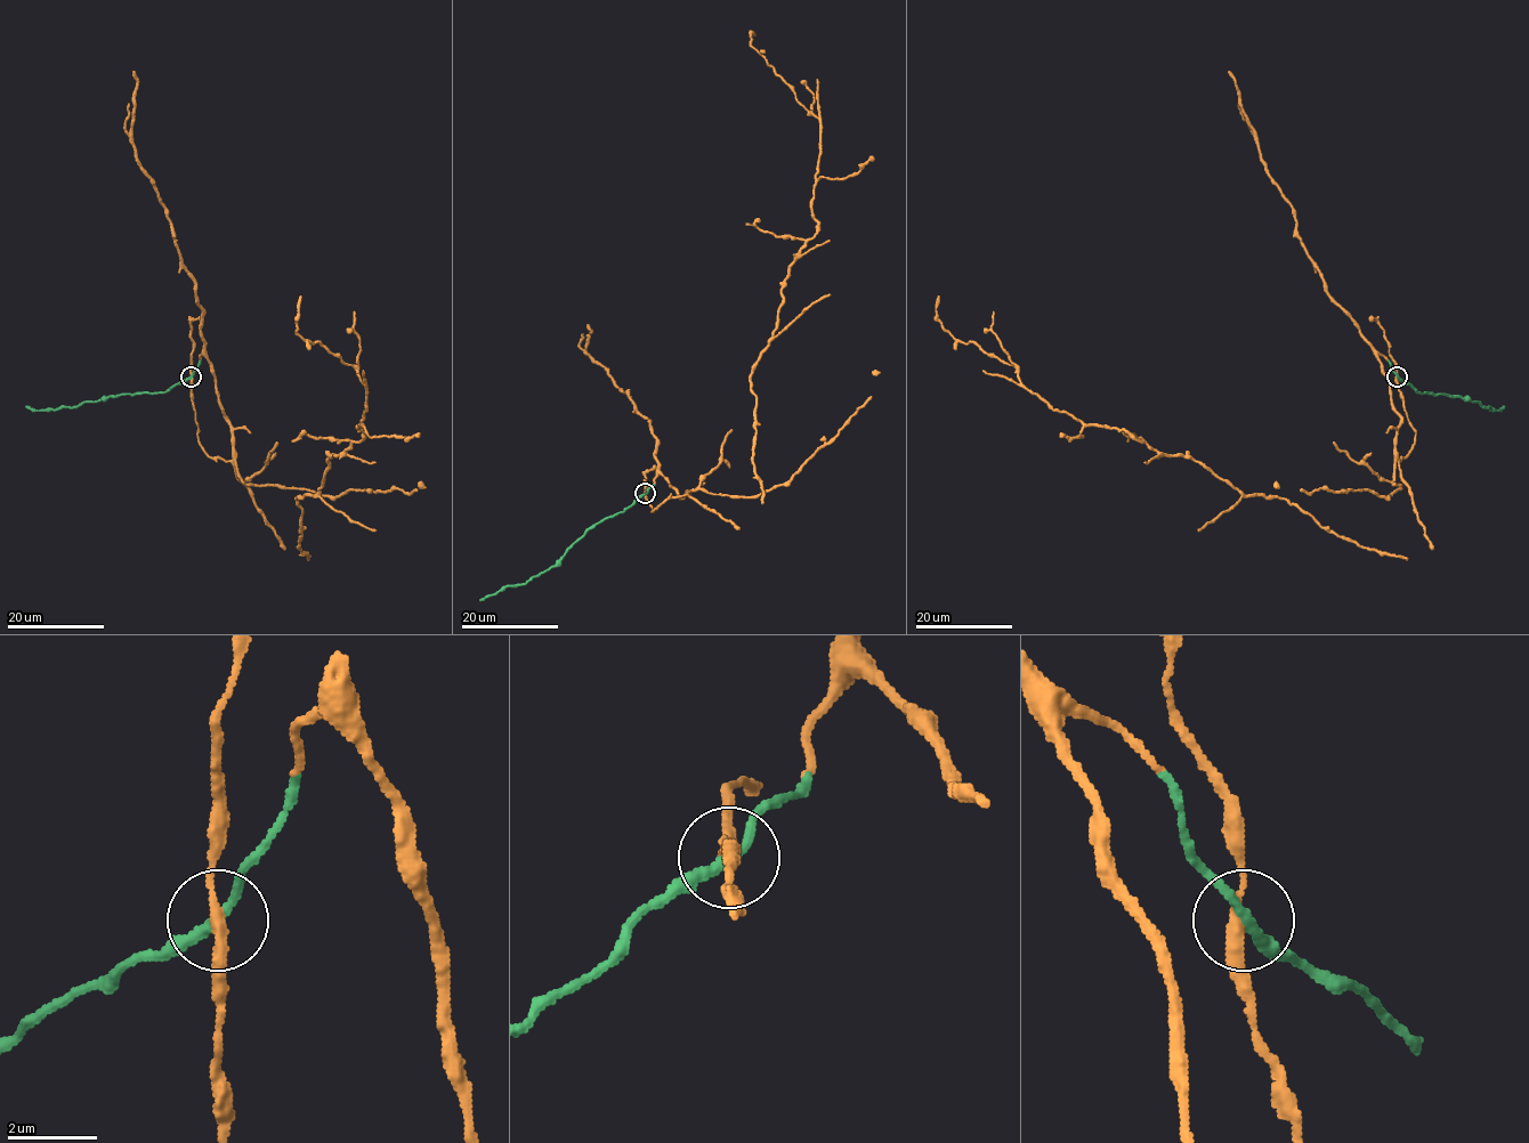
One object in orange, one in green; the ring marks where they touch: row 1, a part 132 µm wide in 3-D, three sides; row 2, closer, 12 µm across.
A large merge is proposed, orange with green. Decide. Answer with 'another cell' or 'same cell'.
same cell

